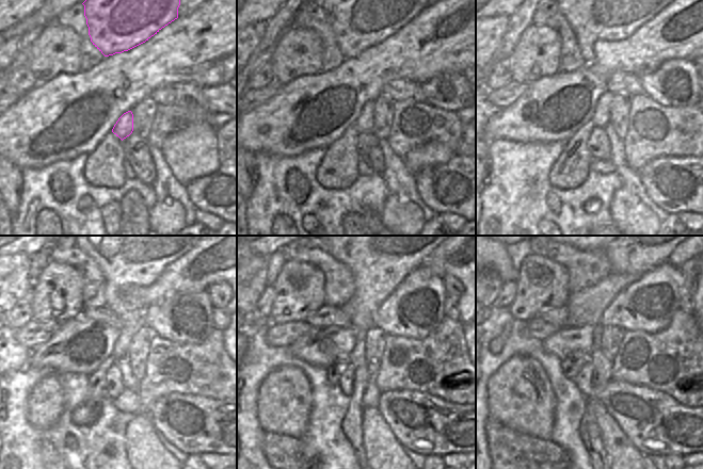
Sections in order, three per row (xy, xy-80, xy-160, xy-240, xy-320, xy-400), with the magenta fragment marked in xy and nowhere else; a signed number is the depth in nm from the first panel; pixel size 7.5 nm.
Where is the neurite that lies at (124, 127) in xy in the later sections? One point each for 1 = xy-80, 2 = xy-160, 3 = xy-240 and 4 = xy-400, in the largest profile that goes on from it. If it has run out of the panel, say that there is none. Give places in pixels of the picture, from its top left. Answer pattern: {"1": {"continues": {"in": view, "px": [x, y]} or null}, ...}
{"1": {"continues": {"in": "xy-80", "px": [364, 123]}}, "2": {"continues": {"in": "xy-160", "px": [618, 81]}}, "3": {"continues": {"in": "xy-240", "px": [126, 257]}}, "4": {"continues": {"in": "xy-400", "px": [630, 257]}}}

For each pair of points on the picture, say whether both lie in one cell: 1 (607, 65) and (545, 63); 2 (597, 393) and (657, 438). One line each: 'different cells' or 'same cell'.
1: different cells
2: same cell

